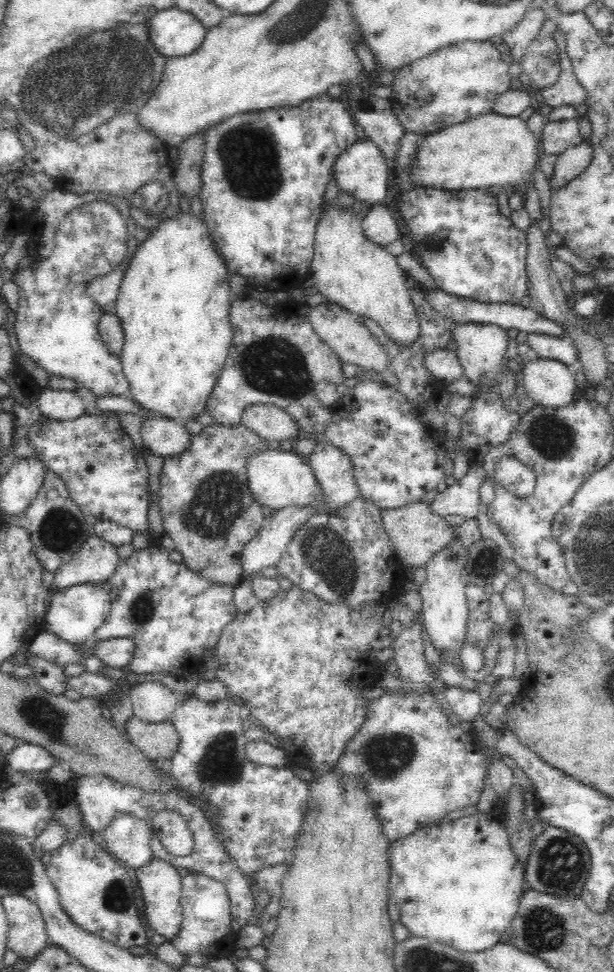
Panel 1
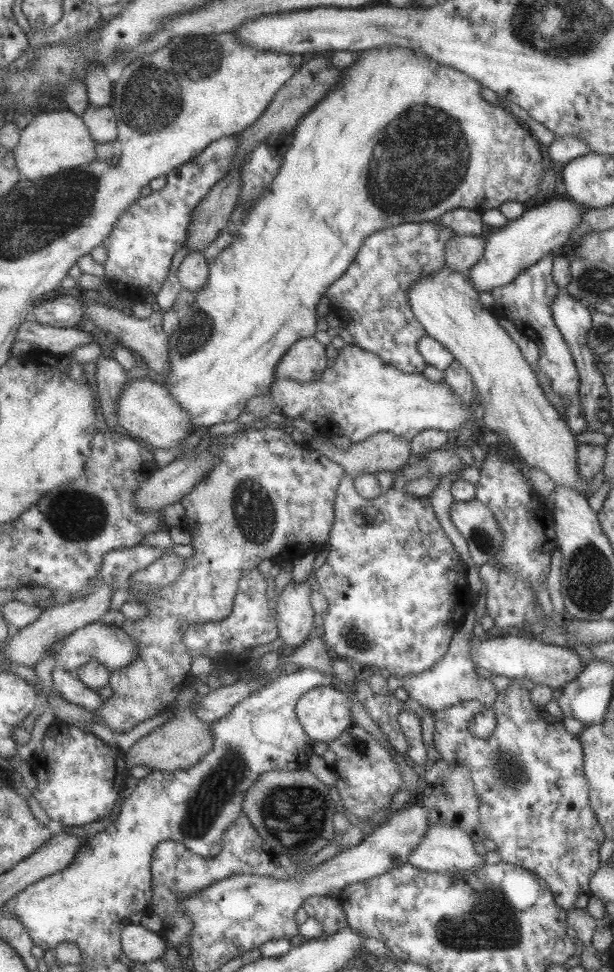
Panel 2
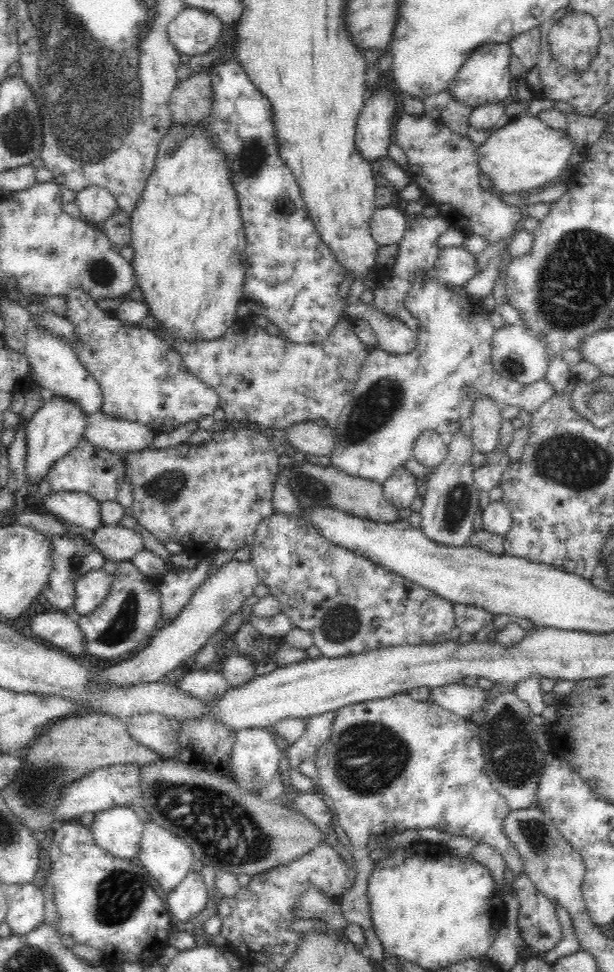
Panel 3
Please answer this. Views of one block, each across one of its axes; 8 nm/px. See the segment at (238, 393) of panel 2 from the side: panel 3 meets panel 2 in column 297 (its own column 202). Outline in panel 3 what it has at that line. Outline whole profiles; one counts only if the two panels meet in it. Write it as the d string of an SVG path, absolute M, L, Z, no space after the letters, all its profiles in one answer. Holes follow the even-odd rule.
M174 124L169 132L164 134L158 146L156 162L142 193L141 199L136 203L136 208L131 214L131 234L134 249L134 258L130 265L134 270L134 279L136 288L142 291L144 304L148 307L148 316L154 318L158 323L157 328L169 334L171 338L179 338L190 344L198 340L214 340L224 336L227 328L233 325L237 320L237 307L242 303L243 287L245 284L244 254L246 250L245 231L240 216L238 201L234 187L232 186L231 176L225 163L225 156L219 148L213 146L207 137L207 125L205 126L183 126L183 124Z

